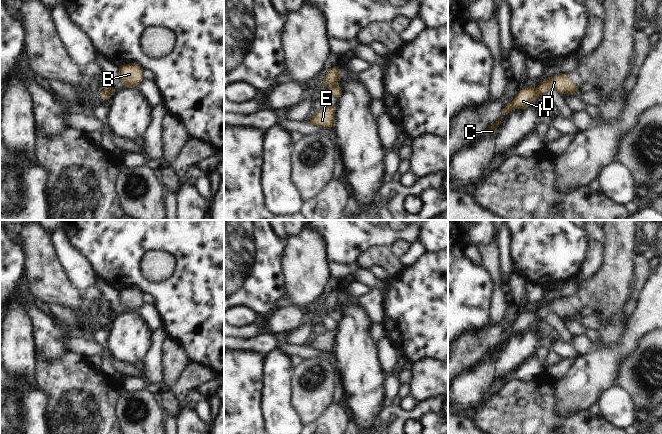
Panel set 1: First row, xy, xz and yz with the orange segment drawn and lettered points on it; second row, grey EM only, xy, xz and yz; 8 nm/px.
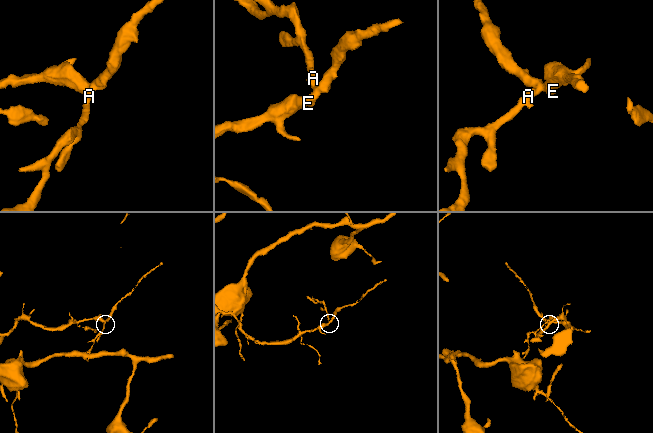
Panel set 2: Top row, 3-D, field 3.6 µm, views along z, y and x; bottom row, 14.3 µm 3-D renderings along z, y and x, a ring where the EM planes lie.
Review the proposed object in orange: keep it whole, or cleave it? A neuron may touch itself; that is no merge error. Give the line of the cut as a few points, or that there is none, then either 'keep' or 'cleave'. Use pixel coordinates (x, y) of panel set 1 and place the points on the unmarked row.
xz (337, 307), (329, 312) | cleave

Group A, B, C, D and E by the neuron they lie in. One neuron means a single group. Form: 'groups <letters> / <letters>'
groups A C / B D E

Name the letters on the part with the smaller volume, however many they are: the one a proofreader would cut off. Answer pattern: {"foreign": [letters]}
{"foreign": ["A", "C"]}

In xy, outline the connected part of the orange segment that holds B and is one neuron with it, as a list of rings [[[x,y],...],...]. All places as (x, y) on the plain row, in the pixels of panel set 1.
[[[135,287],[123,288],[119,291],[119,302],[127,312],[135,312],[142,304],[143,292]]]

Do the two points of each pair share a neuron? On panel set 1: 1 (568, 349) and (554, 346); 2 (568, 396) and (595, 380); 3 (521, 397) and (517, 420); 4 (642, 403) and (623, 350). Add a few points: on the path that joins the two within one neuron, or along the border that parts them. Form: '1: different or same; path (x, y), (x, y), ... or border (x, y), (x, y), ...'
1: same; path (565, 349), (557, 346)
2: same; path (575, 391), (588, 380)
3: same; path (521, 403), (521, 414)
4: different; border (642, 340), (638, 347), (622, 360), (616, 378)

